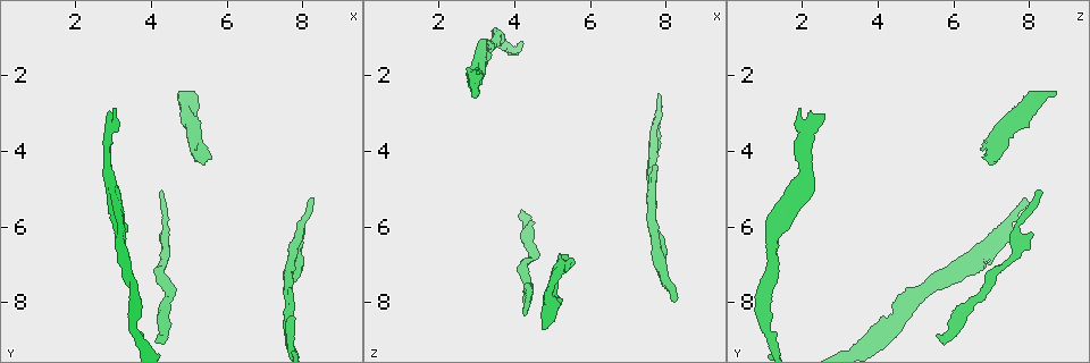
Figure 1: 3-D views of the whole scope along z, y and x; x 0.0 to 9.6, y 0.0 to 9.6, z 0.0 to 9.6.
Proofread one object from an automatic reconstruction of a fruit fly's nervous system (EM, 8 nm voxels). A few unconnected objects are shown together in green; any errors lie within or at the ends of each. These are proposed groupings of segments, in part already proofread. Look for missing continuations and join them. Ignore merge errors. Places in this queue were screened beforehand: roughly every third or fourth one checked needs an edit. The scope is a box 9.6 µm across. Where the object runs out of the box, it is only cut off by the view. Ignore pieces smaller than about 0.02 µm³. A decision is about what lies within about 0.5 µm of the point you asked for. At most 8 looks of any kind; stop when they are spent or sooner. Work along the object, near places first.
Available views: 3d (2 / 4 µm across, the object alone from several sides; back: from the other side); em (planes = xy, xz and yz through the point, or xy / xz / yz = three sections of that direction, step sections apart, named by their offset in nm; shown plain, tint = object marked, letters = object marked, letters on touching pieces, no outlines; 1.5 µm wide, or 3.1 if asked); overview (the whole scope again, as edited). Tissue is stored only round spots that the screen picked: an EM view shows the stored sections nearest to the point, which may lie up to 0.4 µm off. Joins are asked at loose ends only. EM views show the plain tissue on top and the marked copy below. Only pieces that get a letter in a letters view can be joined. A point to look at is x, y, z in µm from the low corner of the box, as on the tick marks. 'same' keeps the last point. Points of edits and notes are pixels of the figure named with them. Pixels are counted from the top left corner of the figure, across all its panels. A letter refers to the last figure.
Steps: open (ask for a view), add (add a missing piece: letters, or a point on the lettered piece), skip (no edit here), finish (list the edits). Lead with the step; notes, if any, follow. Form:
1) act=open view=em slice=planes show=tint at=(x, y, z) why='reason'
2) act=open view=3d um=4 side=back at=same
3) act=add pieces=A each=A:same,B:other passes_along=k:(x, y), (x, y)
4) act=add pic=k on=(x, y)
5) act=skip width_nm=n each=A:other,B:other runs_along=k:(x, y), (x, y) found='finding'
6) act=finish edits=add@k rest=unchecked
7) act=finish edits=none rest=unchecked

act=open view=3d um=4 at=(4.15, 8.90, 5.60) why='thin end'

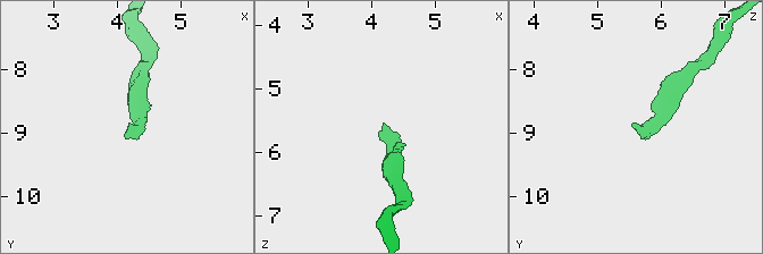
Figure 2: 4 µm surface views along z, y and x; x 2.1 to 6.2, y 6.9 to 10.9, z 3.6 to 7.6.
act=open view=em slice=planes show=tint at=(4.25, 8.85, 5.60) why='shape alone is not enough'

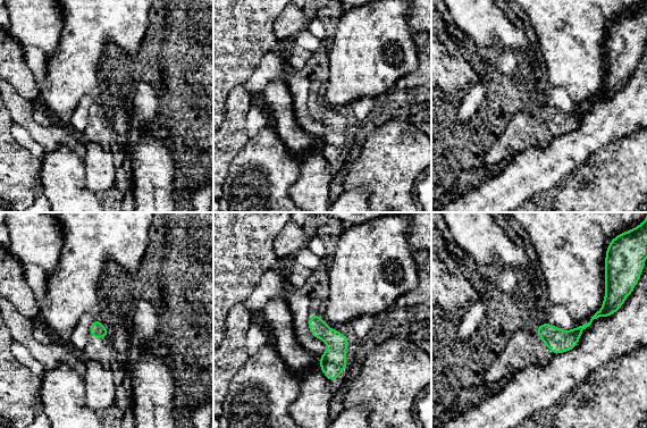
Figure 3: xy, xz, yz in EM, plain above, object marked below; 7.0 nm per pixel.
act=open view=em slice=planes show=letters at=same

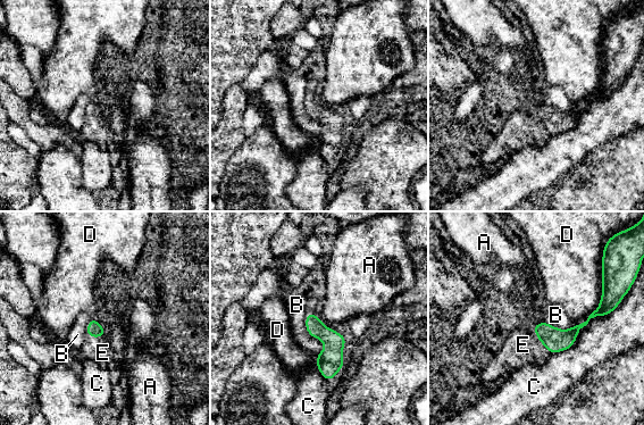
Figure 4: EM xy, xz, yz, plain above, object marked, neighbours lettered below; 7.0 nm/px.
act=add pieces=E each=A:other,B:other,C:other,D:other,E:same passes_along=4:(554, 340), (540, 341), (523, 344) found='it goes on there'

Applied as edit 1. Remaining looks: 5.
act=open view=overview

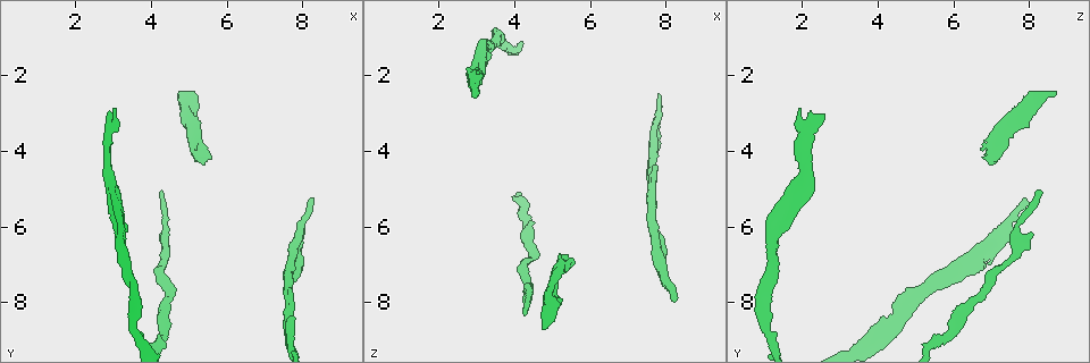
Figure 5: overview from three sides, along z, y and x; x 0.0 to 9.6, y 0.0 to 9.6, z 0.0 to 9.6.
act=open view=3d um=2 at=(3.05, 3.15, 2.50) why='an open end'

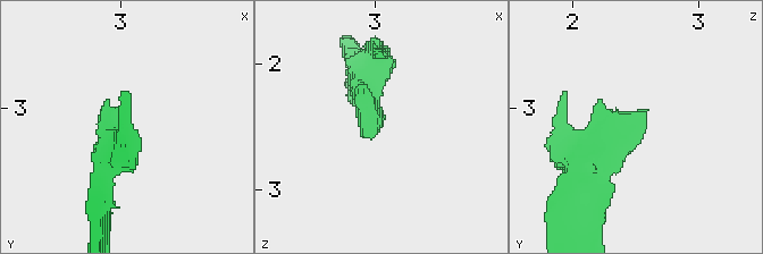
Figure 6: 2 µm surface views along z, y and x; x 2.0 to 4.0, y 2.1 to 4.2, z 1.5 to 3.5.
act=open view=em slice=planes show=tint at=(3.06, 3.08, 2.52) why='shape alone is not enough'

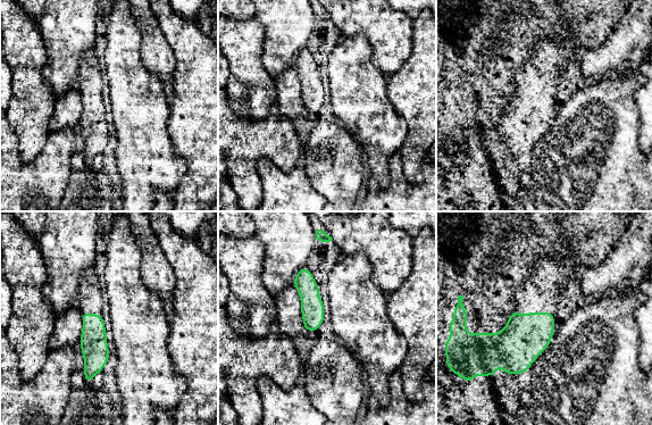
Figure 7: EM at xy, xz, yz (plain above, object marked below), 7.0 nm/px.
act=open view=em slice=planes show=letters at=same

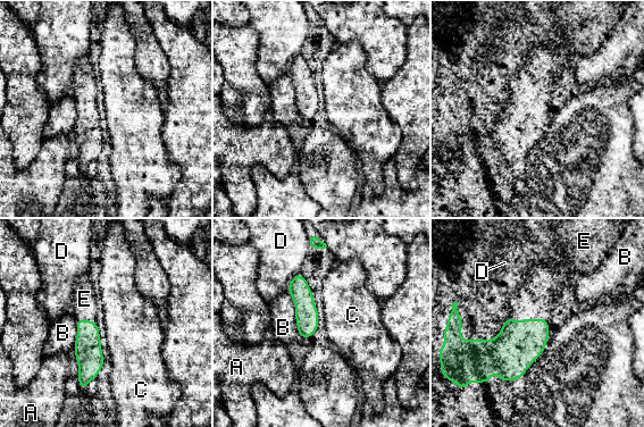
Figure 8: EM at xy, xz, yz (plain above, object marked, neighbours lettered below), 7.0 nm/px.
act=add pieces=E each=A:other,B:other,C:other,D:other,E:same passes_along=8:(518, 344), (528, 319), (534, 300) found='it goes on there'

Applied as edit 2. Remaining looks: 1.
act=open view=em slice=planes show=letters at=(5.35, 4.15, 6.80) why='an open end'

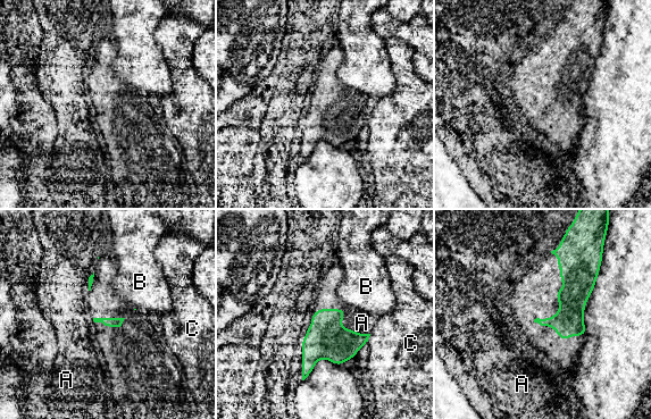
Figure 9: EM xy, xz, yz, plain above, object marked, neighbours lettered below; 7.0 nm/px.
act=skip each=A:other,B:other,C:other border=9:(534, 321), (559, 338), (583, 336) found='none of them fits'

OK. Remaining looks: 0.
act=finish edits=add@4,add@8 rest=unchecked

